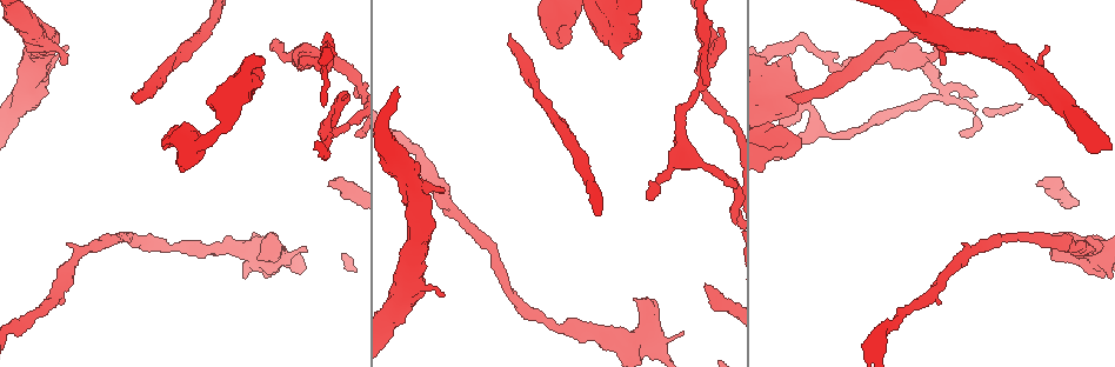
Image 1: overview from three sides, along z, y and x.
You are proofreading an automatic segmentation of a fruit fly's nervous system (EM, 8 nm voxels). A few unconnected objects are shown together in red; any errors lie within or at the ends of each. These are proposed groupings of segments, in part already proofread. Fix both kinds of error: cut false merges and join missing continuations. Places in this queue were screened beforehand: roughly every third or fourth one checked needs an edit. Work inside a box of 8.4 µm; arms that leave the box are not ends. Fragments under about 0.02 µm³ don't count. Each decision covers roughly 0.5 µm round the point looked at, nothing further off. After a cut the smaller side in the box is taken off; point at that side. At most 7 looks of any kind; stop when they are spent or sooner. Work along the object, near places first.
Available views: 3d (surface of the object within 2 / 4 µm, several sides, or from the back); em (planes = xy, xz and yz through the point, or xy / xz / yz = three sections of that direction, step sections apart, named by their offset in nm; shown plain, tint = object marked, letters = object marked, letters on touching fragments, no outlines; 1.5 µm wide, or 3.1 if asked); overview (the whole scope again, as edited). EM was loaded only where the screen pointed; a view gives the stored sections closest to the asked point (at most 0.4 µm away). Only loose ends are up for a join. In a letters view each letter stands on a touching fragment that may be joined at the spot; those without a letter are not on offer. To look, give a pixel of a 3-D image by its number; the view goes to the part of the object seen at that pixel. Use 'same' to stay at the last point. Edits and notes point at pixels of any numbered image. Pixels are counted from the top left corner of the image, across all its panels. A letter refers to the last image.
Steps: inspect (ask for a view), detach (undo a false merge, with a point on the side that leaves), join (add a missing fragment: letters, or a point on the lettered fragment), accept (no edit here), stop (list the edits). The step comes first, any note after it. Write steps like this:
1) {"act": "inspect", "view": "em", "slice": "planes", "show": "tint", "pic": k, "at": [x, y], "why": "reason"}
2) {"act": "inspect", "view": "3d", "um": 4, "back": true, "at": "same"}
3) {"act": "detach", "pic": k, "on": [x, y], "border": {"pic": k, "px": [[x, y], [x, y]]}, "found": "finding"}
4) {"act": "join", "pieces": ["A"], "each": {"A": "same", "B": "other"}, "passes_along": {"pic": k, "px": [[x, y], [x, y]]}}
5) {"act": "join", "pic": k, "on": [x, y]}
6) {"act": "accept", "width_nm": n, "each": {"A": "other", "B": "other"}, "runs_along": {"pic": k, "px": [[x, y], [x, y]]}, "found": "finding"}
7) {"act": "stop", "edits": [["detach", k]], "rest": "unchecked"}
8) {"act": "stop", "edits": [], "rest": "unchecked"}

{"act": "inspect", "view": "em", "slice": "planes", "show": "letters", "pic": 1, "at": [785, 59], "why": "stops while still wide"}

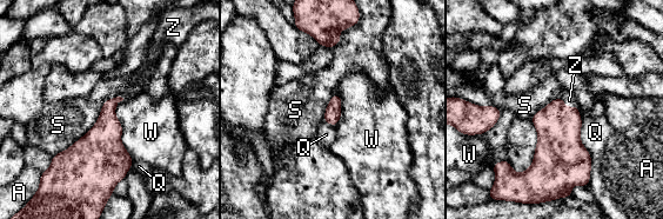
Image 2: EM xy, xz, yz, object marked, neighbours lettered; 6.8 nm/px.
{"act": "join", "pieces": ["Z"], "each": {"A": "other", "Q": "other", "S": "other", "W": "other", "Z": "same"}, "found": "the cell continues"}

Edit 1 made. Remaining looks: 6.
{"act": "inspect", "view": "3d", "um": 4, "back": true, "pic": 1, "at": [131, 95]}

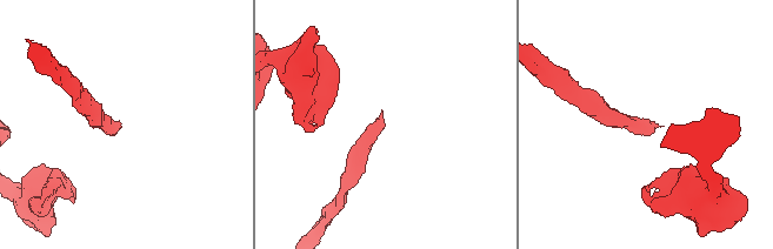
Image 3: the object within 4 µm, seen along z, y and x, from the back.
{"act": "inspect", "view": "em", "slice": "planes", "show": "tint", "pic": 3, "at": [119, 123], "why": "need the tissue"}

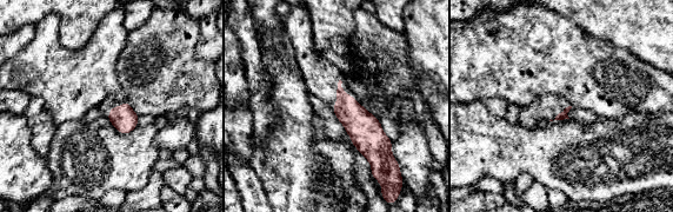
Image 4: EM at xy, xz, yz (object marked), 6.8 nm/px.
{"act": "inspect", "view": "em", "slice": "planes", "show": "letters", "at": "same"}

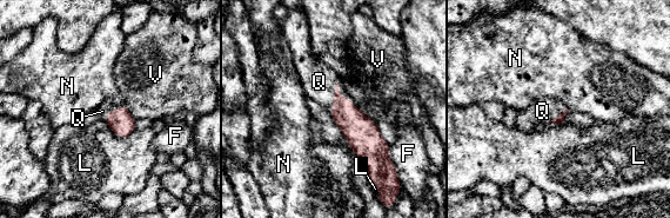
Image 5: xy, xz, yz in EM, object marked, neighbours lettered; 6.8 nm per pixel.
{"act": "join", "pieces": ["Q"], "longest_contact_nm": ["L", 240], "each": {"F": "other", "L": "other", "N": "other", "Q": "same", "V": "other"}, "found": "the cell continues"}

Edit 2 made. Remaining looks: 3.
{"act": "inspect", "view": "em", "slice": "planes", "show": "letters", "pic": 1, "at": [719, 27], "why": "thin end"}

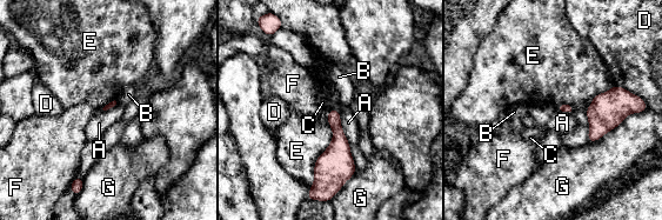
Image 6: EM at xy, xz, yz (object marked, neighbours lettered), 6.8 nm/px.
{"act": "accept", "longest_contact_nm": ["E", 550], "each": {"A": "other", "B": "other", "C": "other", "D": "other", "E": "other", "F": "other", "G": "other"}, "found": "none of them fits"}

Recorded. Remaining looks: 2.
{"act": "stop", "edits": [["join", 2], ["join", 5]], "rest": "unchecked"}

